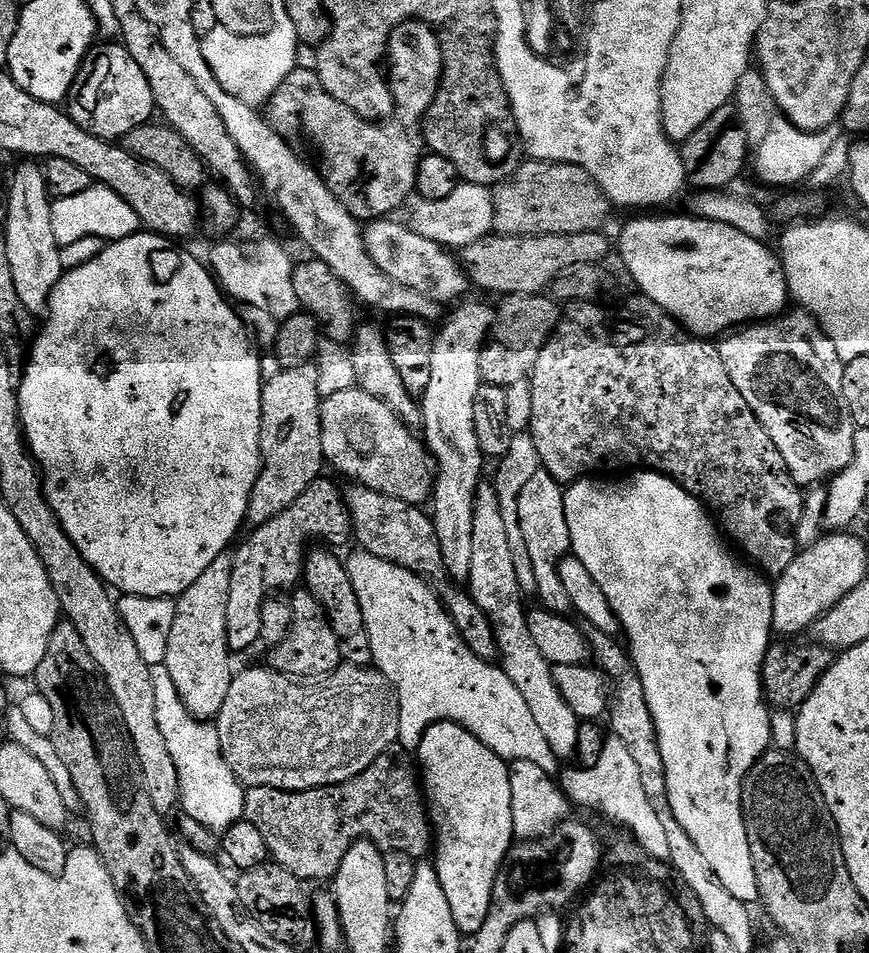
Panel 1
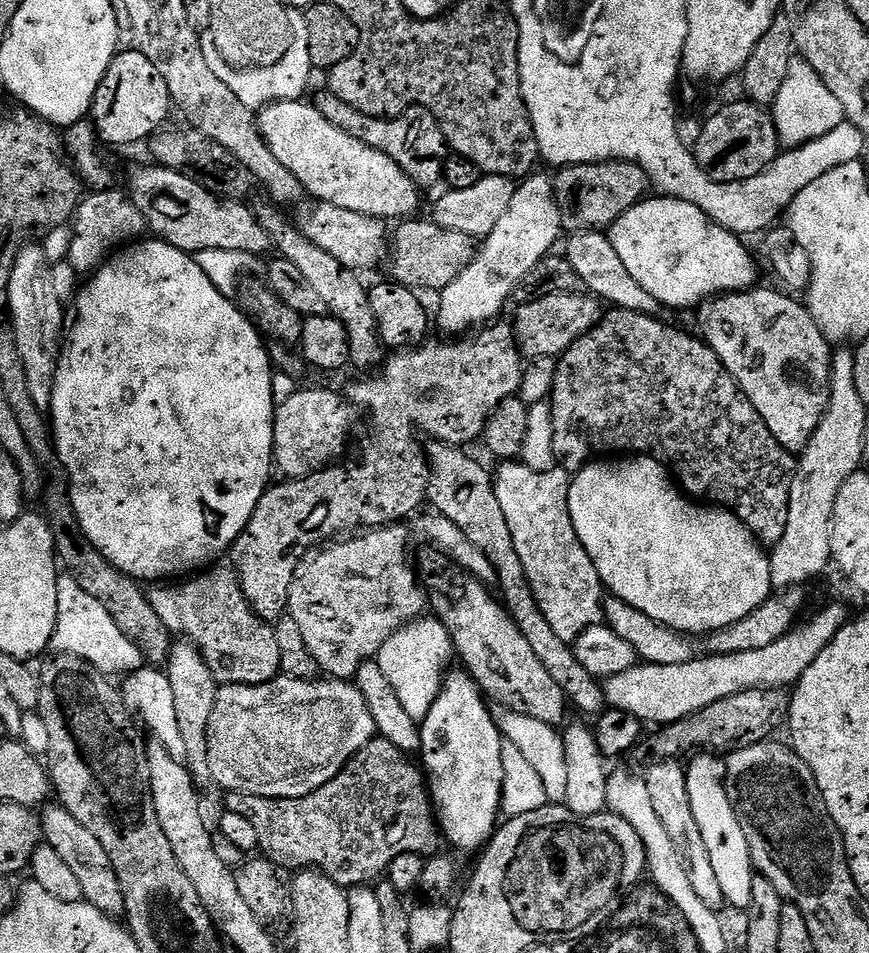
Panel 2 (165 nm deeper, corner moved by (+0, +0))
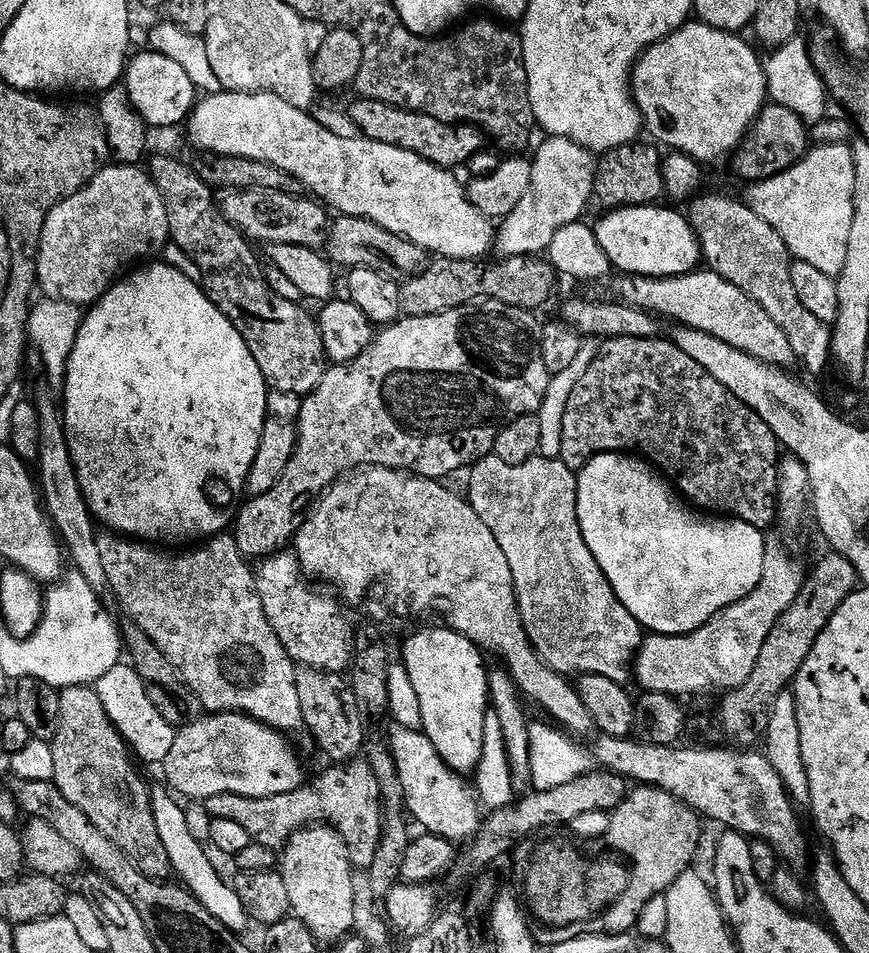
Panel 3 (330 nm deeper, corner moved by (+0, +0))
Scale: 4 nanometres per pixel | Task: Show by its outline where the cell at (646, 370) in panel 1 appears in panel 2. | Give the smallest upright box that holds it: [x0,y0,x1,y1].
[550,307,797,546]

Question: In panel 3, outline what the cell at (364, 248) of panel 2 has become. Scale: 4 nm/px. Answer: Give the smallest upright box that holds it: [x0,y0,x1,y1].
[218,188,330,249]

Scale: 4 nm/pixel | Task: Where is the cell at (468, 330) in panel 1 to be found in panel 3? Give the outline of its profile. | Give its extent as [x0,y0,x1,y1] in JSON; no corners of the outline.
[494,137,598,257]

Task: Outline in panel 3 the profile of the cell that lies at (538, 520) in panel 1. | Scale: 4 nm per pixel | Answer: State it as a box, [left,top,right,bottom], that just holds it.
[466,454,642,685]

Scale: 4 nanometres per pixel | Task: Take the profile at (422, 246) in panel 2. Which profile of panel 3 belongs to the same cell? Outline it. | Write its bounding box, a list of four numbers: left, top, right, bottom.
[326,215,426,278]

